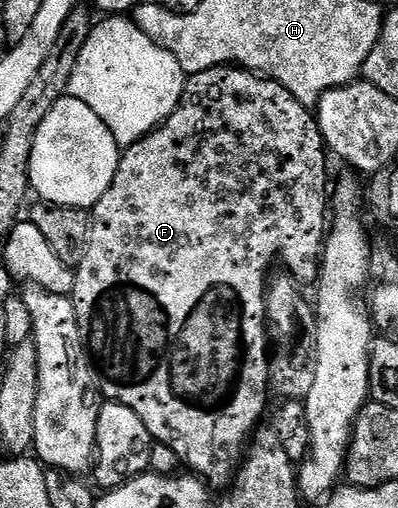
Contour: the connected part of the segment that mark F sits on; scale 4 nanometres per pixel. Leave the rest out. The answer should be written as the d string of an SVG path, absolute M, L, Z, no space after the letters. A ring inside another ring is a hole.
M242 66L210 68L204 72L188 75L183 86L183 97L179 105L173 110L173 114L169 114L169 118L163 121L158 128L152 130L148 136L122 149L119 157L119 165L117 166L117 174L113 174L113 182L109 186L109 190L105 190L105 194L101 194L101 198L95 203L95 207L90 209L91 233L89 234L89 242L87 243L87 249L81 258L81 262L75 268L75 289L71 292L70 297L75 302L77 322L81 331L83 331L83 339L87 345L87 351L93 357L94 367L99 373L99 388L107 400L116 400L125 406L129 406L129 410L133 410L133 414L137 414L137 418L141 418L141 422L145 422L152 441L173 449L177 453L180 465L187 467L188 464L191 467L188 469L194 475L198 476L200 480L210 485L212 489L223 487L223 489L226 489L234 481L235 474L239 471L240 463L245 455L245 449L255 429L260 427L262 420L259 419L262 418L263 411L267 408L267 392L269 393L269 385L271 383L271 361L269 359L269 337L267 335L267 285L269 283L269 273L272 271L270 268L274 266L275 259L279 256L280 262L287 267L284 269L300 282L306 282L306 280L314 281L321 271L321 253L325 243L325 233L329 228L327 156L329 157L329 152L323 143L323 135L319 129L316 113L308 105L301 103L288 88L281 86L276 80L270 79L258 72L250 71Z

